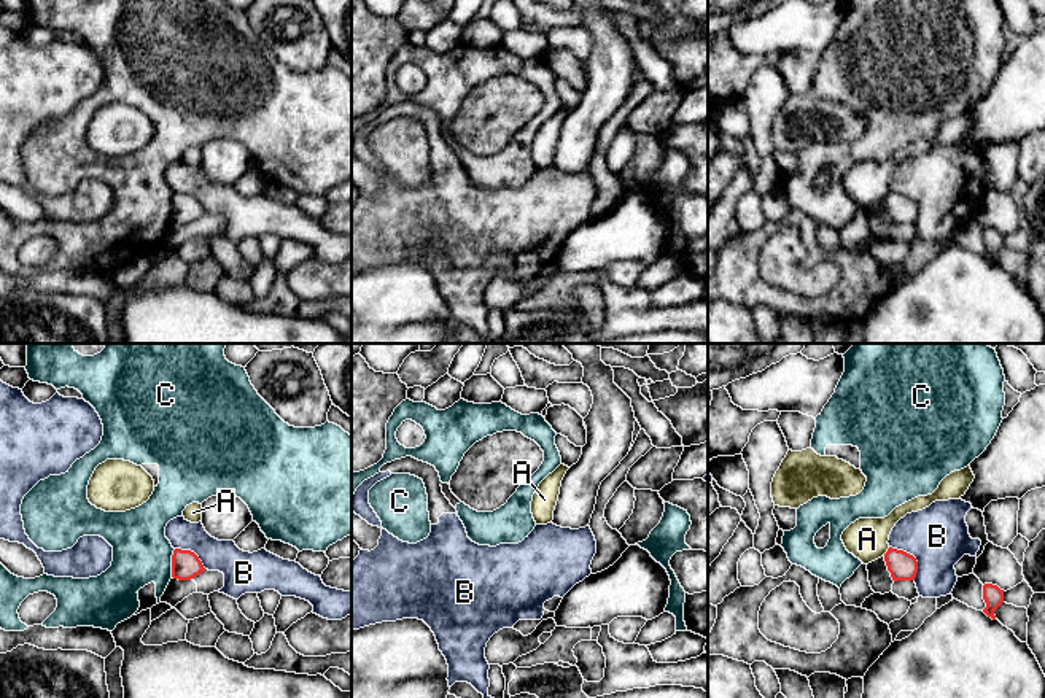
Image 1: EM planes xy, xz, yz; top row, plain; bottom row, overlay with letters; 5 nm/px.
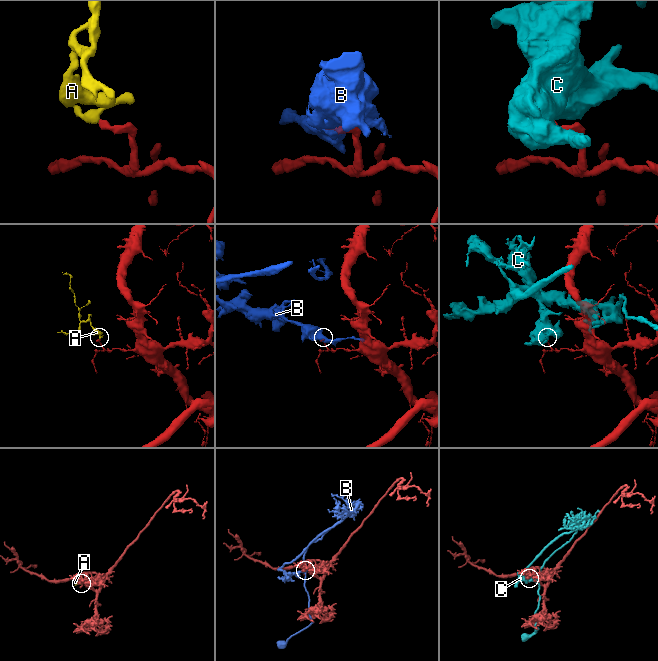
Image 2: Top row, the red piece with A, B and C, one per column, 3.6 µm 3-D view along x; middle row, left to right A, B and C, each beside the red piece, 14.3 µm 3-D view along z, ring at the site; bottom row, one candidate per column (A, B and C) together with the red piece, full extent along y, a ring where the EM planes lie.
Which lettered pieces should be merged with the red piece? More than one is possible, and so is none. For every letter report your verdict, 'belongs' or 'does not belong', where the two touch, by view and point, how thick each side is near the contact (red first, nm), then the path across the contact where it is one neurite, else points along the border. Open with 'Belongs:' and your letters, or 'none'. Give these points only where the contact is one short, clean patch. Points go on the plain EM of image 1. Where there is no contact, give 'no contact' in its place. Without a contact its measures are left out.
Belongs: none
A: does not belong; meets red in yz at (886, 196); 140 nm thick on the red side, 200 nm on the other; border along yz (889, 191), (883, 199)
B: does not belong; meets red in yz at (913, 201); 140 nm thick on the red side, 320 nm on the other
C: does not belong; meets red in xy at (172, 207); 140 nm thick on the red side, 300 nm on the other; border along xy (175, 193), (170, 220)

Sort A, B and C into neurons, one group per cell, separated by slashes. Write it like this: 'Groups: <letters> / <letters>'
Groups: A / B / C

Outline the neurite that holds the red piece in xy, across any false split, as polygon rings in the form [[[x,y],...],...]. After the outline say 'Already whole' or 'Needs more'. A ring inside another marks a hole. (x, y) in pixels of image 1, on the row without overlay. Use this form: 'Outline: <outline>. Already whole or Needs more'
Outline: [[[175,192],[172,199],[172,221],[178,224],[191,224],[205,211],[199,200],[191,194]]]. Already whole

